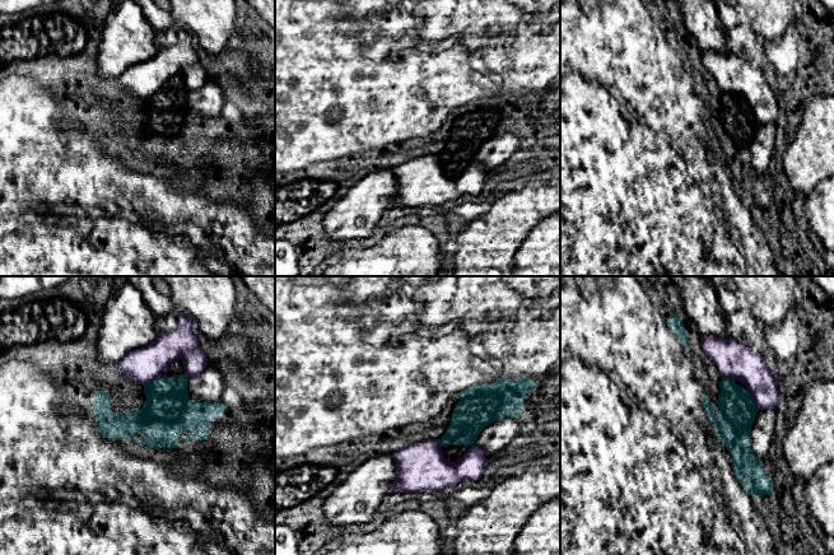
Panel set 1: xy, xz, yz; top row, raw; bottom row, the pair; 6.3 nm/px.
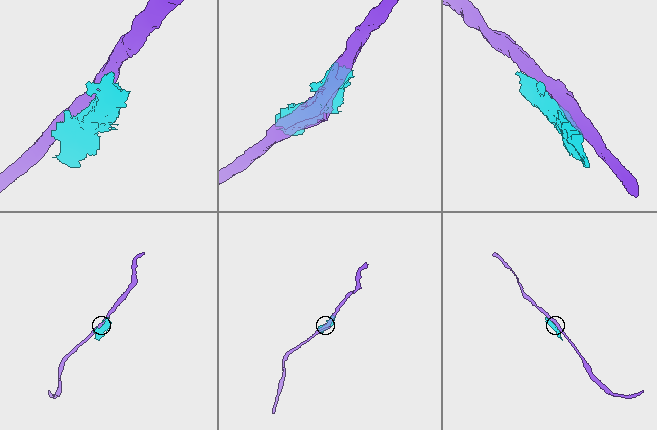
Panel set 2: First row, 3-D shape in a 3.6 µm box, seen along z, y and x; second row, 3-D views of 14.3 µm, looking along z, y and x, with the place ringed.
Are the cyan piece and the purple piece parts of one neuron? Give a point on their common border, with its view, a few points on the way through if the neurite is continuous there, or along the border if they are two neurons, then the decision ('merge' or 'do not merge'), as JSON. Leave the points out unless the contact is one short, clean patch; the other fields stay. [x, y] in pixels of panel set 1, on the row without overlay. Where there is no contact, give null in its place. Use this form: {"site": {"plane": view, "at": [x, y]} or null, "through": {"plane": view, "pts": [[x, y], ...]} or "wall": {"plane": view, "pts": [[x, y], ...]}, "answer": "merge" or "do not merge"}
{"site": {"plane": "yz", "at": [753, 113]}, "answer": "do not merge"}

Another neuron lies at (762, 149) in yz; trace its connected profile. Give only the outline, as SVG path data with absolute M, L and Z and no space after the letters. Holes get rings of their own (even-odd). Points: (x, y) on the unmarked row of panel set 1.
M775 123L758 125L751 140L751 164L755 171L764 176L770 172L774 154L777 126Z

